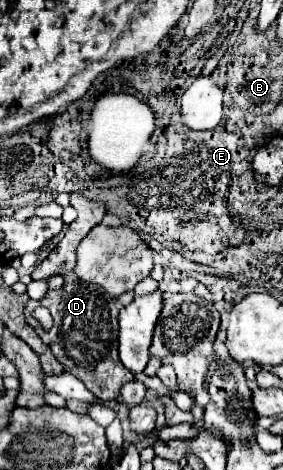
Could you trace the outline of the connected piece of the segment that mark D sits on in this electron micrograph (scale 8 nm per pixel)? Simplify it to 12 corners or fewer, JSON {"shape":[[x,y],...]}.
{"shape":[[66,282],[40,338],[100,400],[136,380],[118,358],[118,312],[96,284]]}

